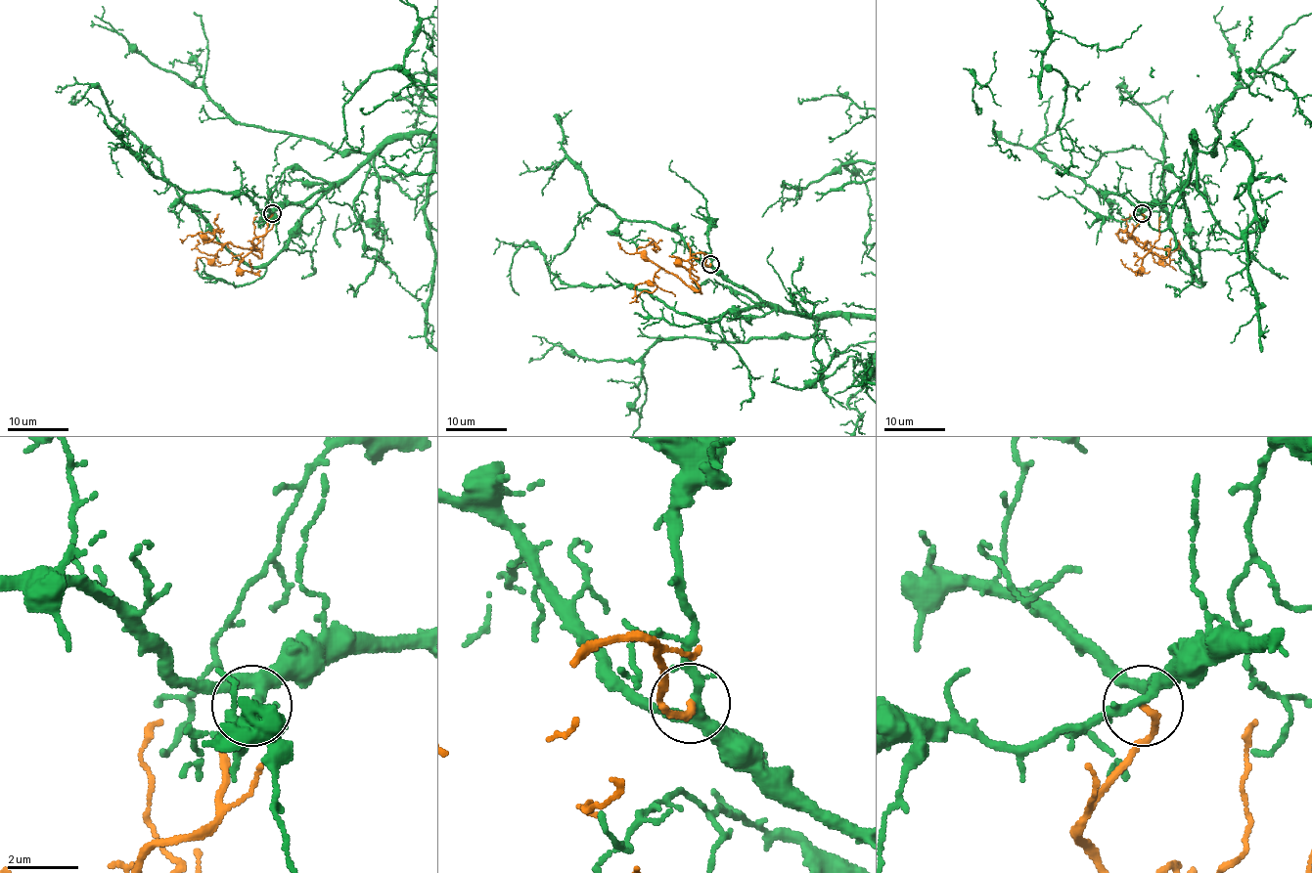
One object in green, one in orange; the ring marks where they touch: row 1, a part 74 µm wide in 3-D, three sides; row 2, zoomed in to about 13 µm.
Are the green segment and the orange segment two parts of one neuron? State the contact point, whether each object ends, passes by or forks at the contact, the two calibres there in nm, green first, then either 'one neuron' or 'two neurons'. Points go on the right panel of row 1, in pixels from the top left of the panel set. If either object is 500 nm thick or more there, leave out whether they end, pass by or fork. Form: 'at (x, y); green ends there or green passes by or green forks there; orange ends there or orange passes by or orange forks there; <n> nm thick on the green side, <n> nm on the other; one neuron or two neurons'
at (1142, 213); green forks there; orange ends there; 280 nm thick on the green side, 190 nm on the other; two neurons

